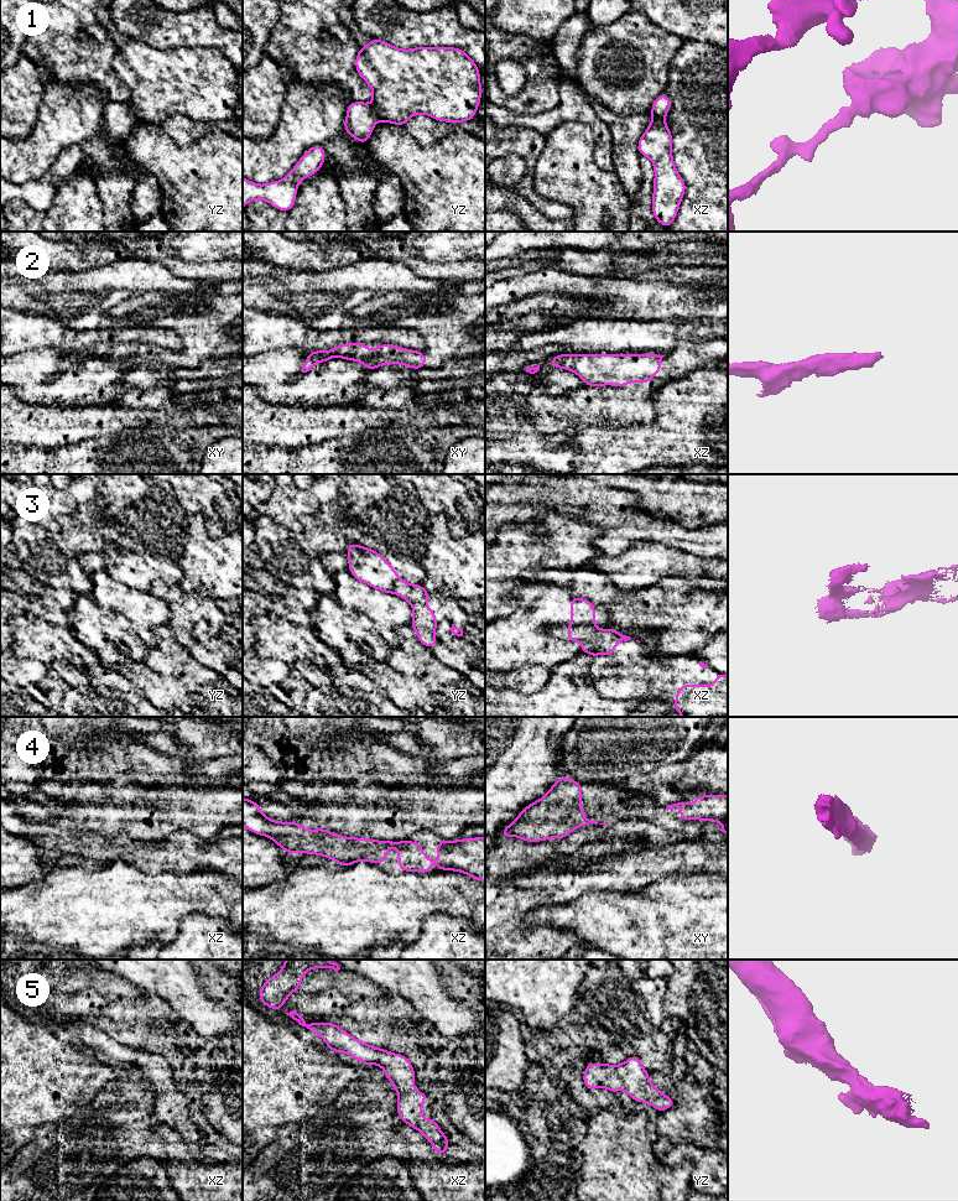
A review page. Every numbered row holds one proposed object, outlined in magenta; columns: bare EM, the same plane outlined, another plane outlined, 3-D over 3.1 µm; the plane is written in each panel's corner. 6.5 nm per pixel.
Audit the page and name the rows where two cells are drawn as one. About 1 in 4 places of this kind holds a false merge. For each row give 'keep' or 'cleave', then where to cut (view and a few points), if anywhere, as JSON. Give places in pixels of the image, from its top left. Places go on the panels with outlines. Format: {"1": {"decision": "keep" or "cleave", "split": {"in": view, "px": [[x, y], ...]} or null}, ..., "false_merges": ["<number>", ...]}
{"1": {"decision": "cleave", "split": {"in": "yz", "px": [[370, 104], [379, 119]]}}, "2": {"decision": "keep", "split": null}, "3": {"decision": "cleave", "split": {"in": "xz", "px": [[571, 624], [591, 625], [594, 628]]}}, "4": {"decision": "keep", "split": null}, "5": {"decision": "keep", "split": null}, "false_merges": ["1", "3"]}

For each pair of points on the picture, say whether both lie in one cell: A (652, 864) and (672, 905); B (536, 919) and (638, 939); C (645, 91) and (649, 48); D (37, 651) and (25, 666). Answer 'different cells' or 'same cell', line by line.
A: different cells
B: same cell
C: same cell
D: different cells

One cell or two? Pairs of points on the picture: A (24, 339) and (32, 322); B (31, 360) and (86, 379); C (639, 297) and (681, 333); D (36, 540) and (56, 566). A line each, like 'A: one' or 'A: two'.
A: one
B: one
C: two
D: one

